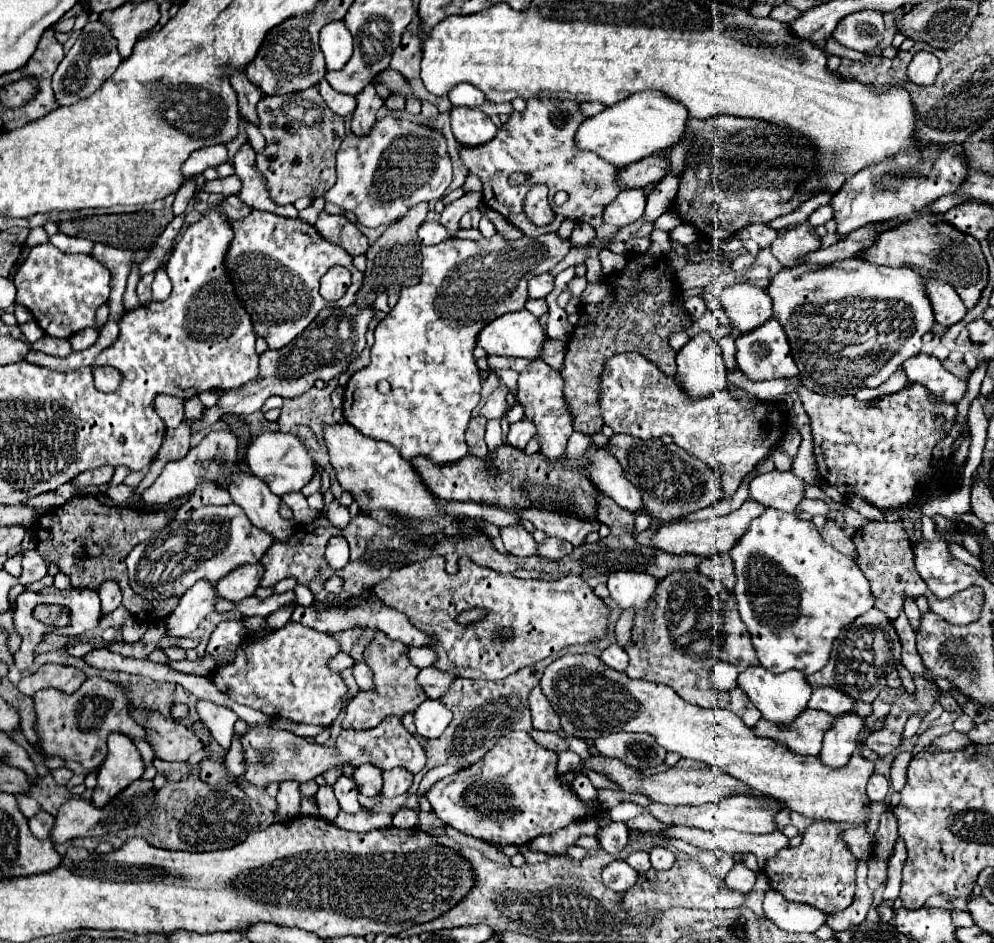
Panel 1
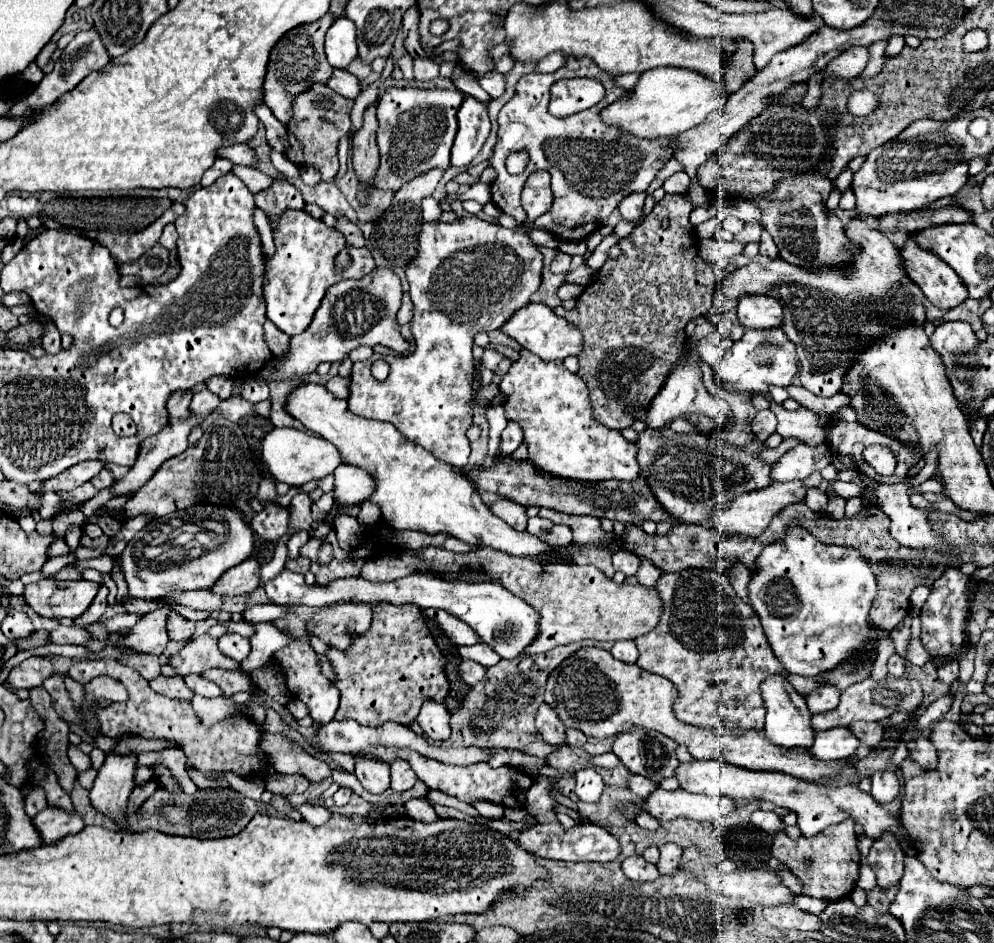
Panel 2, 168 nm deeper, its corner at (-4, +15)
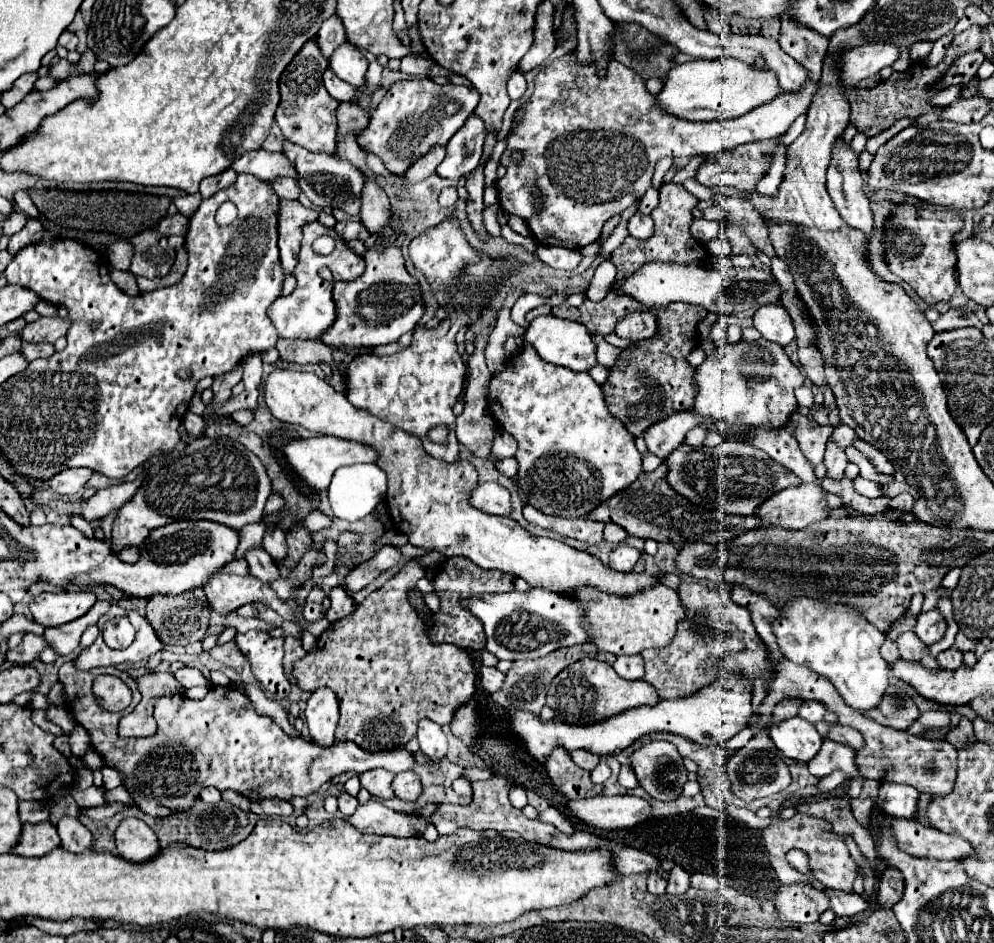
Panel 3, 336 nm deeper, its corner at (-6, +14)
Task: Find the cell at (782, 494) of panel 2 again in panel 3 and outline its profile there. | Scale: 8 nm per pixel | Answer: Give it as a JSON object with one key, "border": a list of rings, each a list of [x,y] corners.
{"border":[[[802,483],[766,499],[756,515],[766,525],[782,525],[788,529],[802,529],[814,521],[830,515],[826,493],[816,483]]]}

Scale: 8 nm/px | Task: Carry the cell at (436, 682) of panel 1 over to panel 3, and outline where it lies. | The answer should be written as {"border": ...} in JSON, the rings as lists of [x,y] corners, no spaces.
{"border":[[[480,667],[480,683],[488,693],[496,693],[504,685],[504,673],[500,673],[496,667]]]}

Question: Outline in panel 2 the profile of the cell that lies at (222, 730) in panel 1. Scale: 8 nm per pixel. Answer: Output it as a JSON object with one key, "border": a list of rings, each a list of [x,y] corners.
{"border":[[[188,674],[188,676],[184,676],[184,682],[186,682],[186,686],[188,686],[194,694],[200,694],[200,696],[204,696],[204,698],[220,698],[220,696],[224,696],[224,692],[222,692],[214,682],[210,682],[210,680],[206,680],[206,678],[198,676],[198,674]]]}

